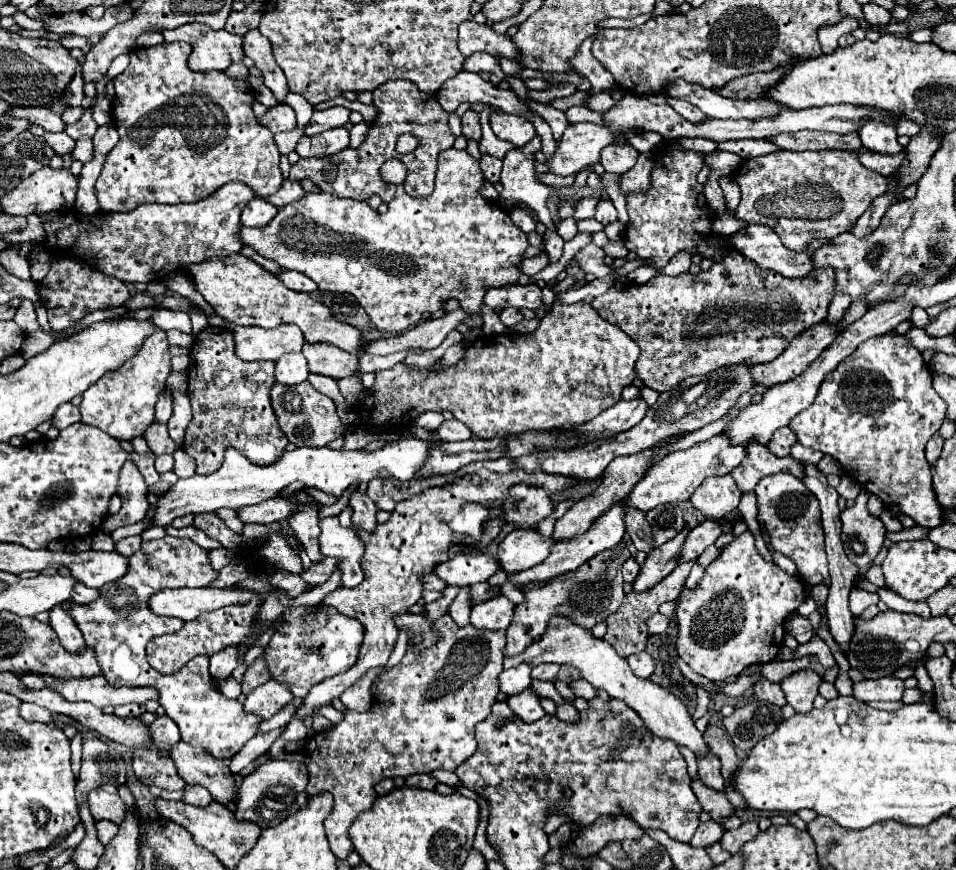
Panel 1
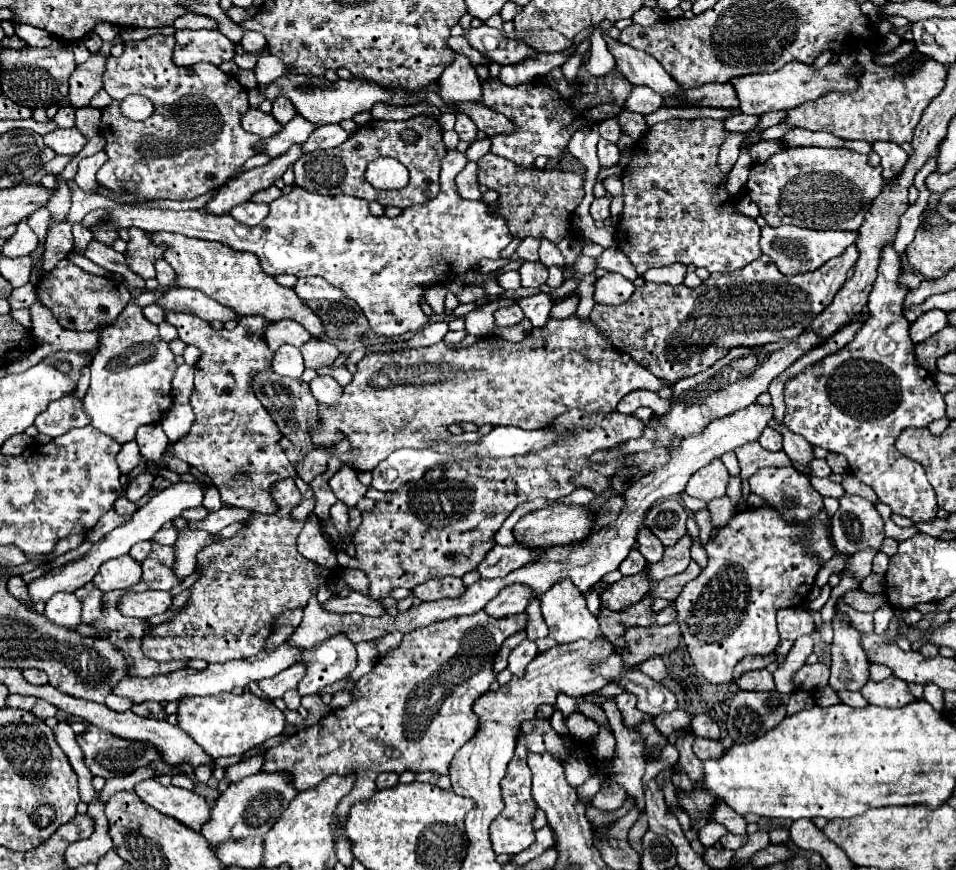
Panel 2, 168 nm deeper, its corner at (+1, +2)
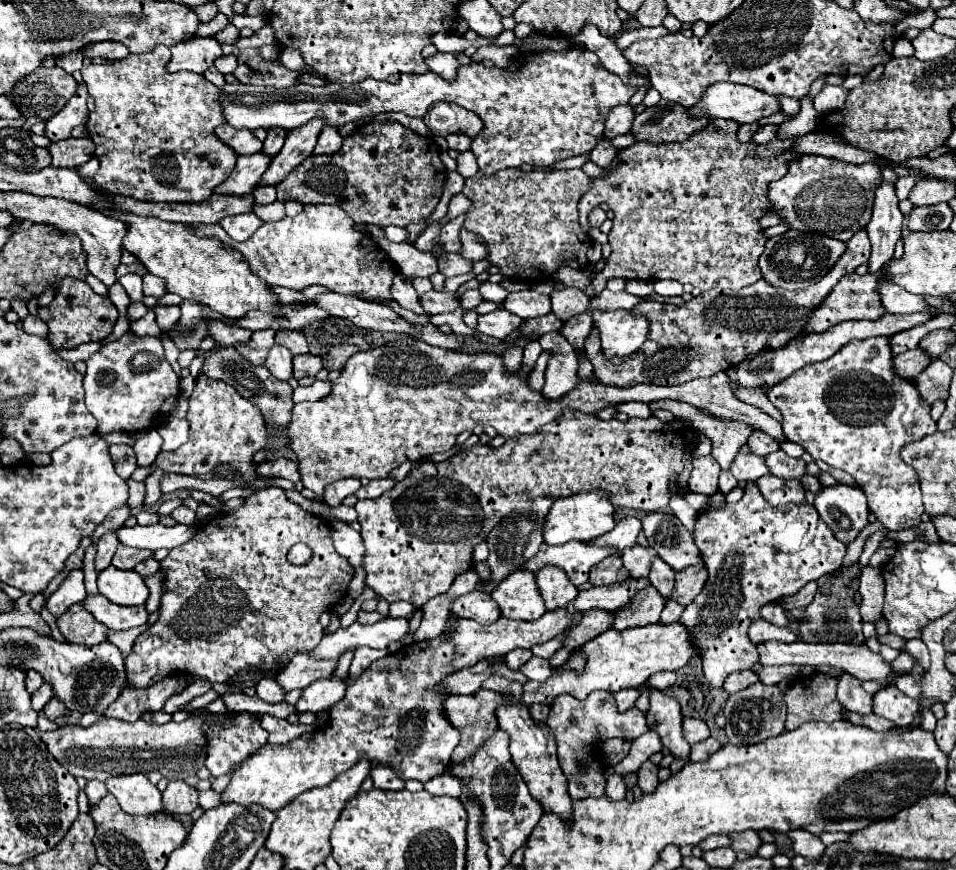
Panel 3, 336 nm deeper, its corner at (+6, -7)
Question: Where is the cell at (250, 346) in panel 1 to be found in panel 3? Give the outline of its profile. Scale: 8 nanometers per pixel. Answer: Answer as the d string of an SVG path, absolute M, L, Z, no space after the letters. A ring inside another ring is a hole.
M279 329L277 335L275 335L275 343L287 347L293 355L299 355L299 353L309 353L309 347L307 347L307 341L303 337L301 331L291 331L291 329Z

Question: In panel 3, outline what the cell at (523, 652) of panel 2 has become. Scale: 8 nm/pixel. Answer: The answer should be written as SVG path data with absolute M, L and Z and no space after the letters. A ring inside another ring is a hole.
M531 657L527 663L523 663L519 667L519 671L527 677L527 679L535 679L535 681L545 681L551 675L551 665L547 659L541 657Z

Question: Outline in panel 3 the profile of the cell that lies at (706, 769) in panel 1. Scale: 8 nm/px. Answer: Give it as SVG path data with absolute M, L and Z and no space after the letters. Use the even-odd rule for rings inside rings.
M709 737L709 739L701 741L701 743L695 743L691 747L691 761L707 761L719 747L721 747L721 743L717 739L713 739L713 737Z

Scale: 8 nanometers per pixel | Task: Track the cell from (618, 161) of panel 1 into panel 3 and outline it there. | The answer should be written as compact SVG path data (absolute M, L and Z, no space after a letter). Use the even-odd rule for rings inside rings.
M601 139L597 143L597 147L591 151L591 161L595 165L599 165L599 167L609 167L613 157L615 157L615 153L617 153L617 149L607 139Z

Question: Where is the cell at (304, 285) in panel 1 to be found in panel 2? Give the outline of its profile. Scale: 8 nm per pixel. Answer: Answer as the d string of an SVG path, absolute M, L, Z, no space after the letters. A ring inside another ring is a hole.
M298 278L296 284L296 294L300 300L330 300L330 302L340 302L346 298L346 294L340 288L334 288L328 284L324 278Z

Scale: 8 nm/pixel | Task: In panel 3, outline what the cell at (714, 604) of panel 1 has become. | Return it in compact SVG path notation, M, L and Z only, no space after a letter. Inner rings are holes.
M747 483L745 495L739 503L725 503L721 509L705 507L695 523L695 545L699 545L703 563L707 567L707 585L703 593L685 607L681 623L691 633L691 643L699 651L701 667L707 683L715 689L723 689L725 679L743 669L751 669L759 661L757 643L749 639L749 627L755 619L761 619L761 607L767 603L779 603L781 597L795 595L805 583L817 581L823 575L831 575L841 567L847 547L839 545L827 523L819 517L817 509L809 503L803 505L779 505L771 507L759 493L755 483Z

